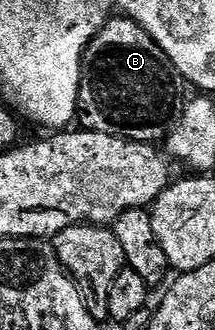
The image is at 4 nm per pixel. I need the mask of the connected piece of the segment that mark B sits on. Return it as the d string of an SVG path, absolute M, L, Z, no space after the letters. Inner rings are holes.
M113 16L84 50L84 59L80 65L78 122L83 129L102 132L106 136L118 136L131 142L160 144L184 115L184 89L184 77L166 56L166 52L162 52L160 45L140 27L140 23L132 18Z

